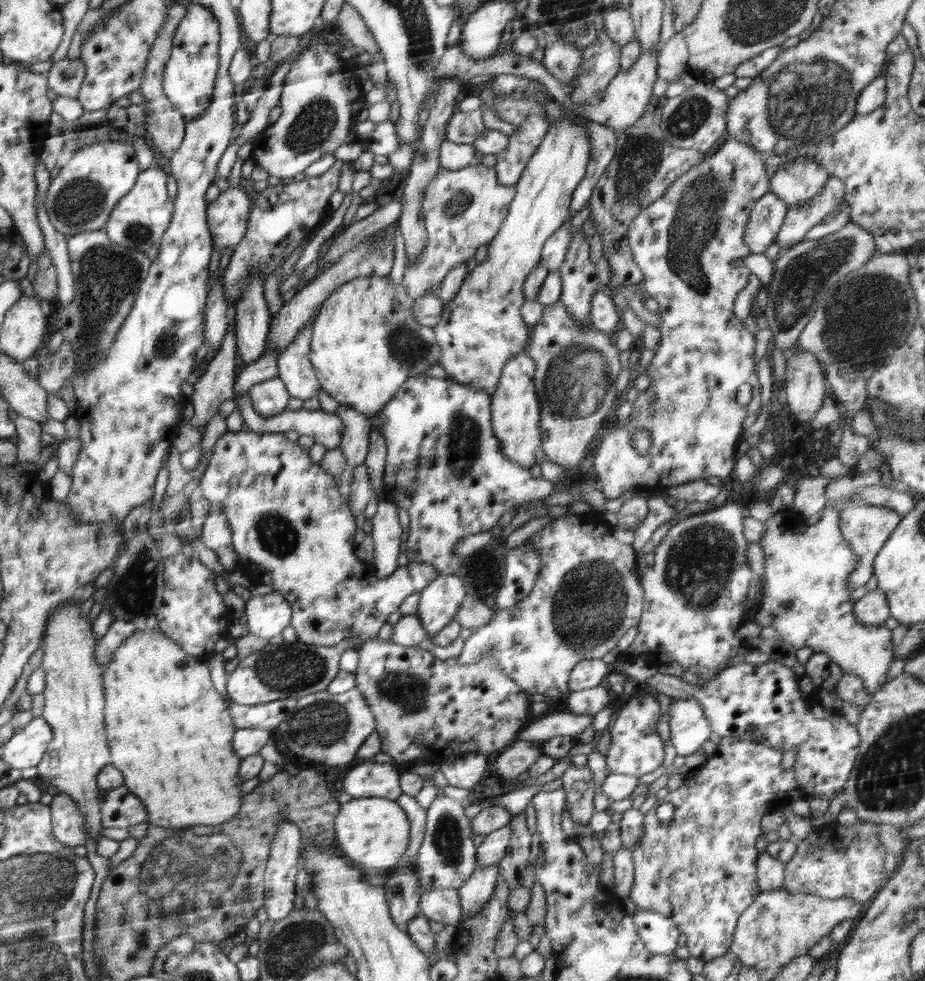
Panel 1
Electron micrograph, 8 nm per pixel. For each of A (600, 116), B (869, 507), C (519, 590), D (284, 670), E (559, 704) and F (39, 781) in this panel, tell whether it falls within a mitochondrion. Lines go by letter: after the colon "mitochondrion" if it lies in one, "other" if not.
A: other
B: other
C: other
D: mitochondrion
E: other
F: other

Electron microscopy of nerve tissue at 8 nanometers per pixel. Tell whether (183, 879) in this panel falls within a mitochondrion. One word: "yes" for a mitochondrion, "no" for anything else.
yes

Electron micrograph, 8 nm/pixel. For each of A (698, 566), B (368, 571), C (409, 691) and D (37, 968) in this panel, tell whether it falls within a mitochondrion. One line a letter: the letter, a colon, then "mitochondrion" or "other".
A: mitochondrion
B: other
C: mitochondrion
D: mitochondrion

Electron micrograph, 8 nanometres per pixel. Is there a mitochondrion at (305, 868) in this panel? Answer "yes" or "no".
no

